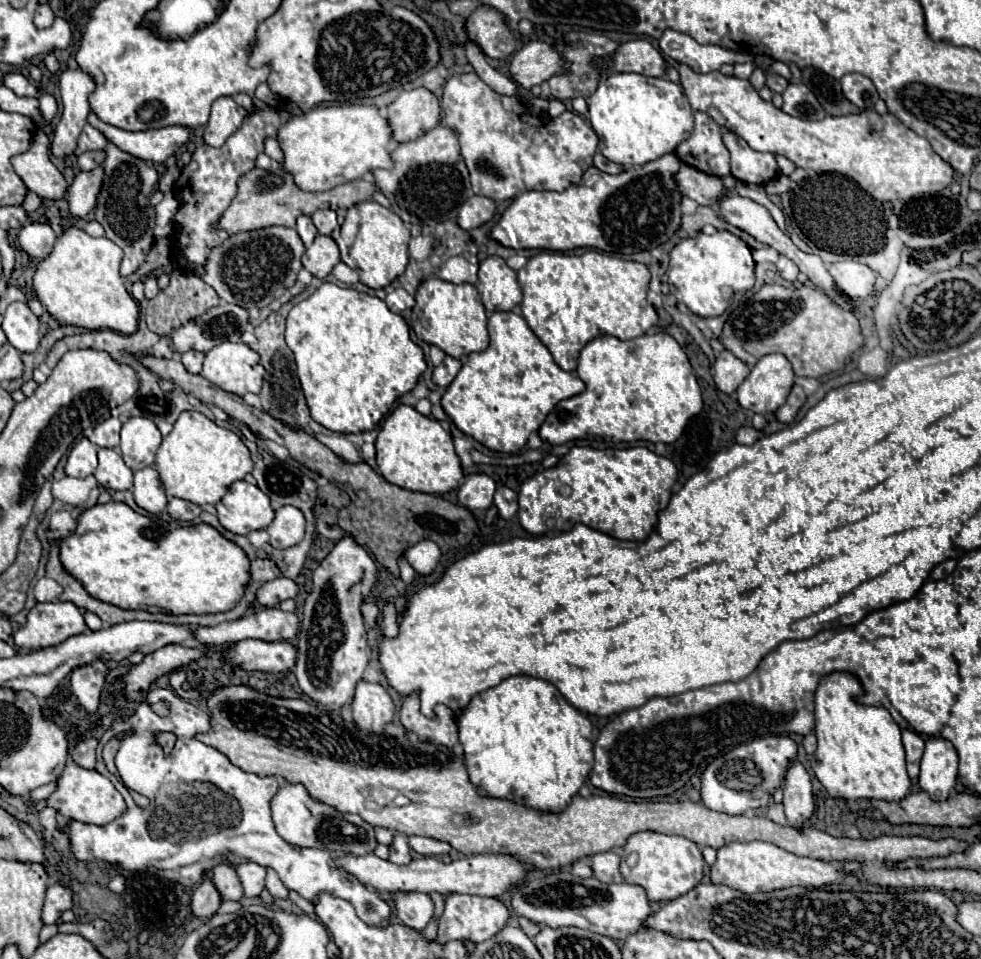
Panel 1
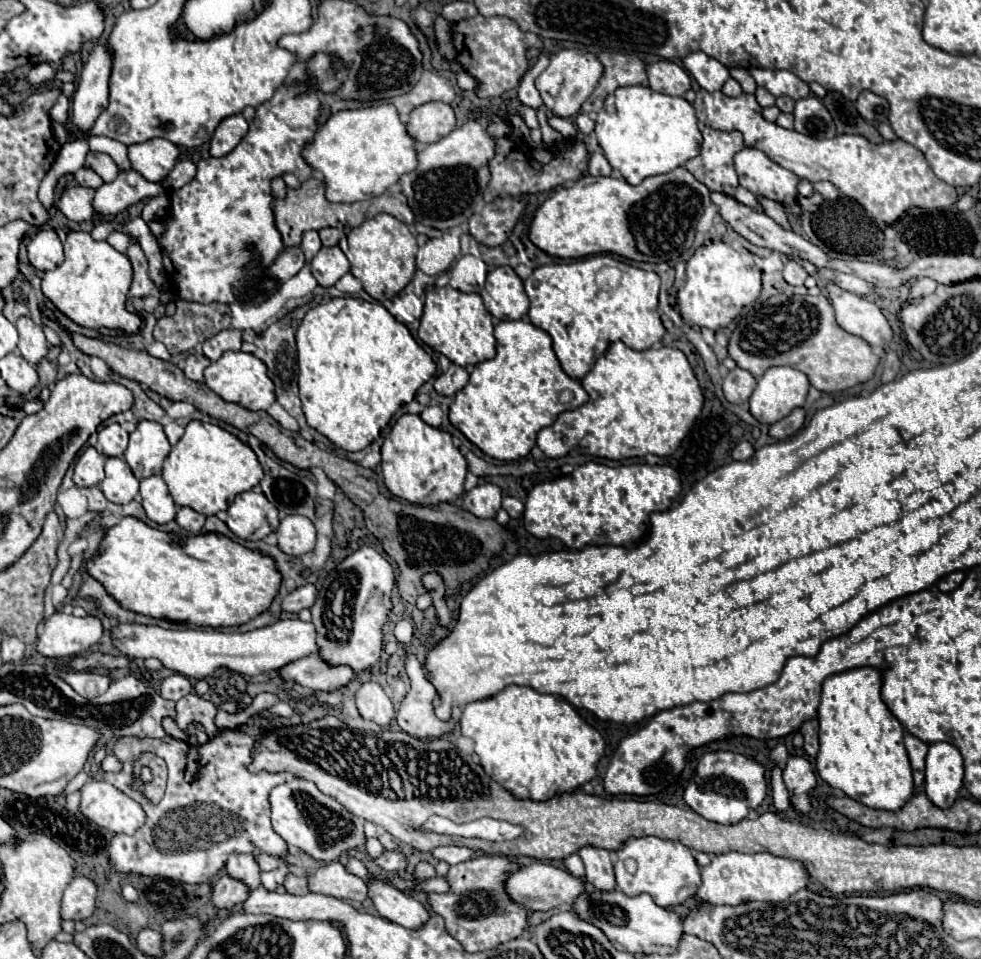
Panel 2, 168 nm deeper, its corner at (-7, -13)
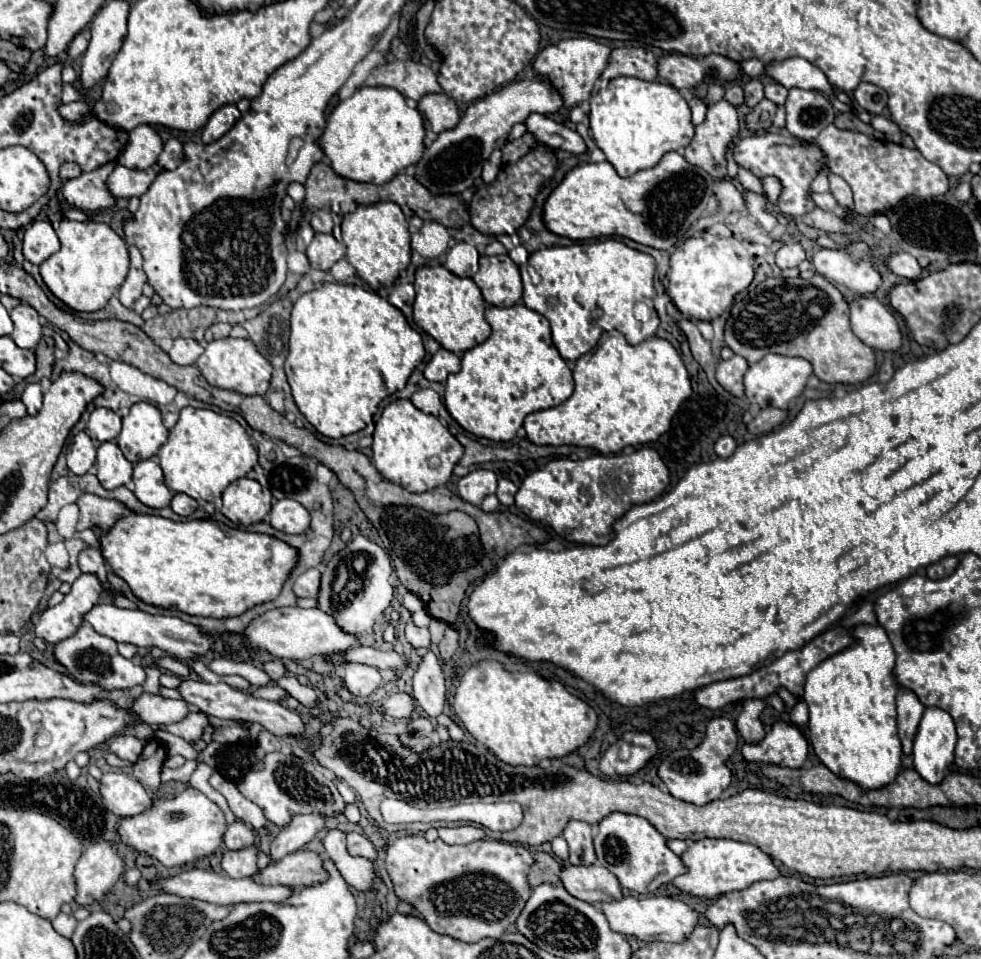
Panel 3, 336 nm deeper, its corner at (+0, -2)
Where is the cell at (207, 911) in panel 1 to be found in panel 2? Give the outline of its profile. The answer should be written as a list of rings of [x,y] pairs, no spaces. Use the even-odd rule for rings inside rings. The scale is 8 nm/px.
[[[223,874],[215,886],[213,886],[213,904],[217,908],[233,908],[241,902],[245,902],[249,896],[247,886],[243,886],[243,882],[239,882],[237,878],[231,878],[229,874]]]

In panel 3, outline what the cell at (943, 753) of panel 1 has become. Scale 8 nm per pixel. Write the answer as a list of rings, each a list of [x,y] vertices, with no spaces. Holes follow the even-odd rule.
[[[928,707],[914,737],[914,769],[930,785],[938,785],[948,775],[954,763],[956,729],[952,717],[938,709]]]

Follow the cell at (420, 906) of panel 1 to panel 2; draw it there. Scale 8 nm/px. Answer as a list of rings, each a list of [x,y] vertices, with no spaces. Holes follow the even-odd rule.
[[[349,858],[345,864],[345,870],[349,874],[355,874],[357,878],[363,878],[363,882],[367,882],[369,900],[373,902],[375,910],[383,918],[387,918],[395,924],[401,924],[405,928],[419,928],[429,920],[429,912],[421,902],[409,898],[395,886],[369,874],[369,870],[365,868],[365,864],[361,860]]]

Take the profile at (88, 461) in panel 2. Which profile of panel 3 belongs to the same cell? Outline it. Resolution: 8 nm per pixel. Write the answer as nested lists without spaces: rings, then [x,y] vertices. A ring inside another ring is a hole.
[[[84,431],[76,433],[72,437],[72,443],[70,443],[70,449],[66,453],[66,463],[68,463],[68,469],[76,475],[84,475],[88,473],[88,469],[94,465],[96,461],[96,449],[98,449],[98,443],[94,439],[90,439]]]

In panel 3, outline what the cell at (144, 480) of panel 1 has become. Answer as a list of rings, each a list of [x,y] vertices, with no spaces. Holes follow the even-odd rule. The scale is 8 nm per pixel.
[[[146,459],[134,465],[134,495],[148,507],[168,507],[174,493],[164,485],[164,473],[156,459]]]

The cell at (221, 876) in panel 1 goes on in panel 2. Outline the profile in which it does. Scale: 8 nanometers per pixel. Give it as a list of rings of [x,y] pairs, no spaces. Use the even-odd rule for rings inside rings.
[[[231,854],[225,870],[227,870],[229,876],[233,876],[237,880],[243,880],[251,890],[255,890],[261,882],[259,880],[261,870],[259,870],[259,864],[257,864],[253,854]]]

